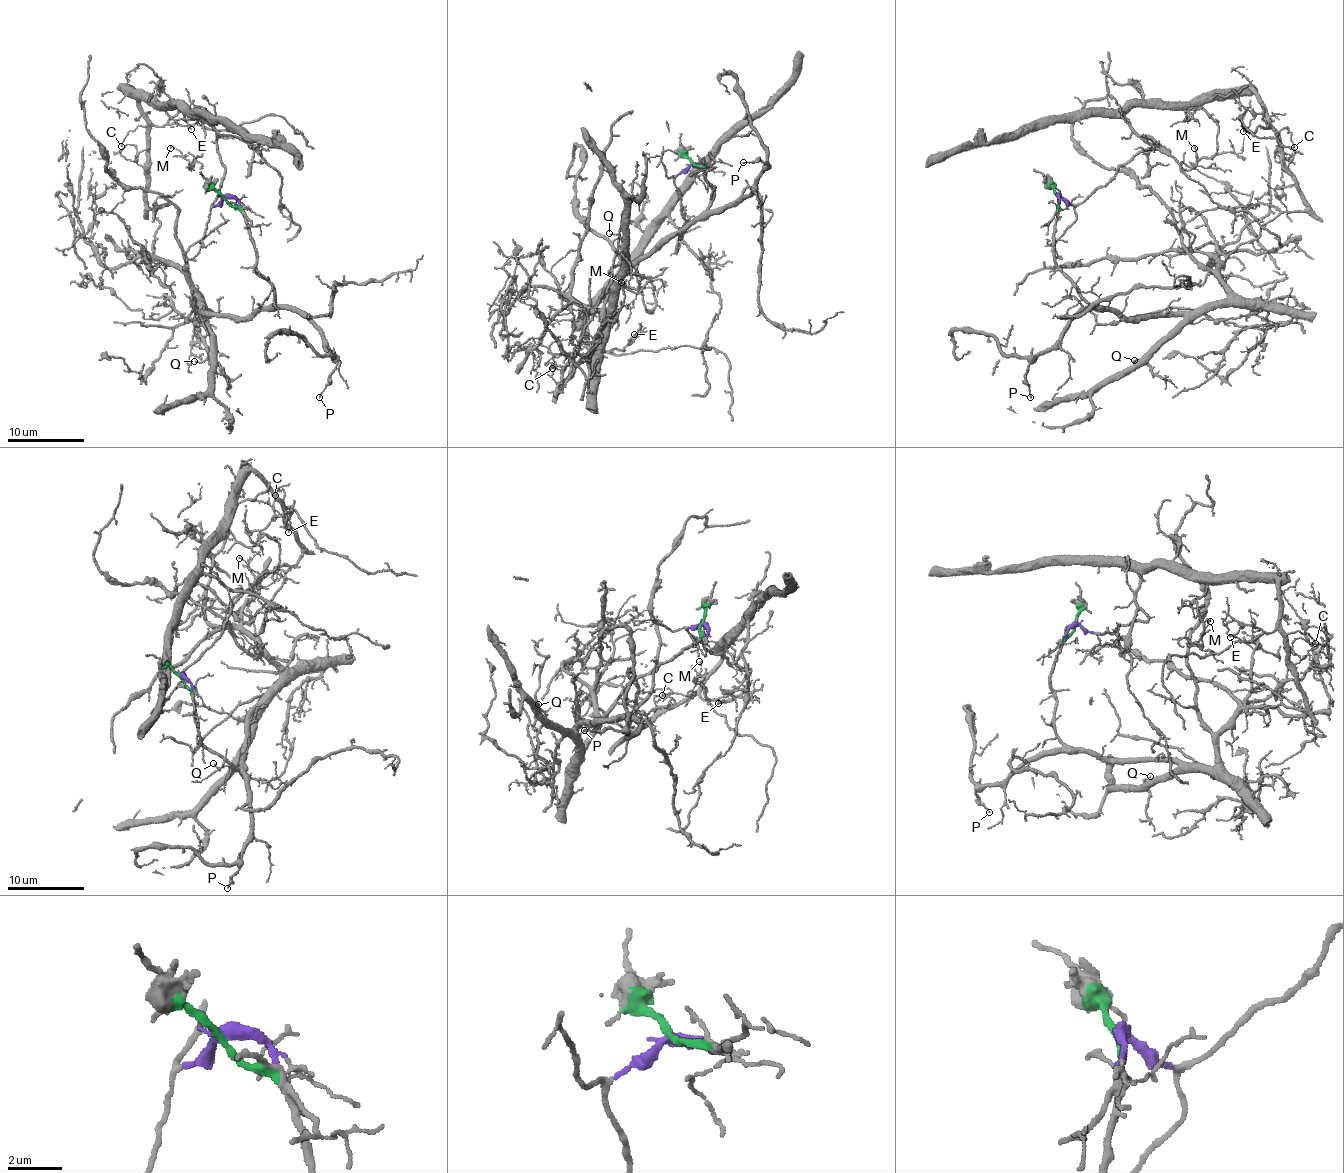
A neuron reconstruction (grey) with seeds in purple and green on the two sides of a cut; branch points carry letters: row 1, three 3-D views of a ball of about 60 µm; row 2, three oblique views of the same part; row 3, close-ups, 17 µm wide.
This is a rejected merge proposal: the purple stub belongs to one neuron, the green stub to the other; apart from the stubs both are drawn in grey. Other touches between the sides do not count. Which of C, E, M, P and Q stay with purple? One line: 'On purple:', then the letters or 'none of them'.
On purple: C, E, M

